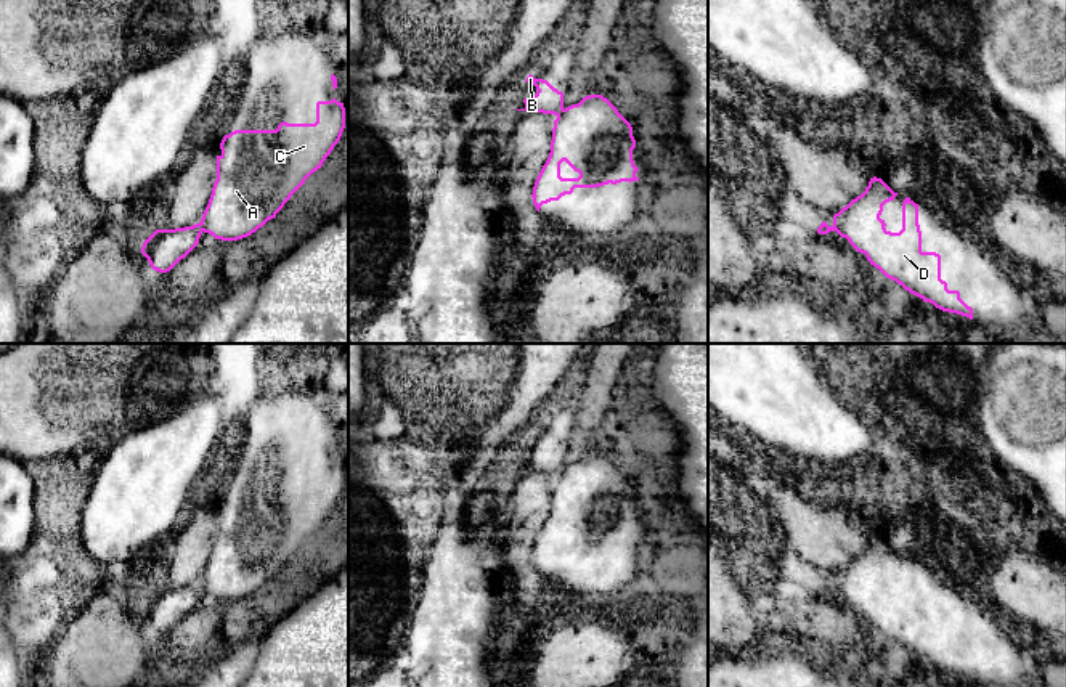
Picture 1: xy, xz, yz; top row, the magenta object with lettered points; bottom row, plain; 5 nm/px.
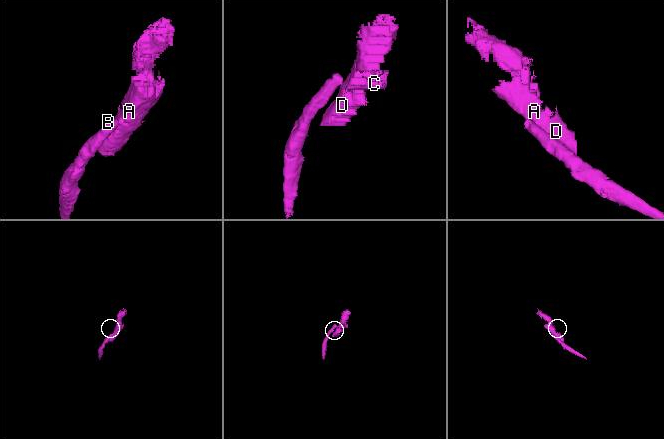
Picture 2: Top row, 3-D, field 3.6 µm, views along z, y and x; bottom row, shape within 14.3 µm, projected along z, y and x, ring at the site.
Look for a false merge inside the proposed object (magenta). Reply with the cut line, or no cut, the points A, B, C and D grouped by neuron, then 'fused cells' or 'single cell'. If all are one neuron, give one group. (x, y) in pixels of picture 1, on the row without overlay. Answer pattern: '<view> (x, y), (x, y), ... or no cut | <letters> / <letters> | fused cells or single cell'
xy (199, 583), (203, 589) | A C D / B | fused cells

